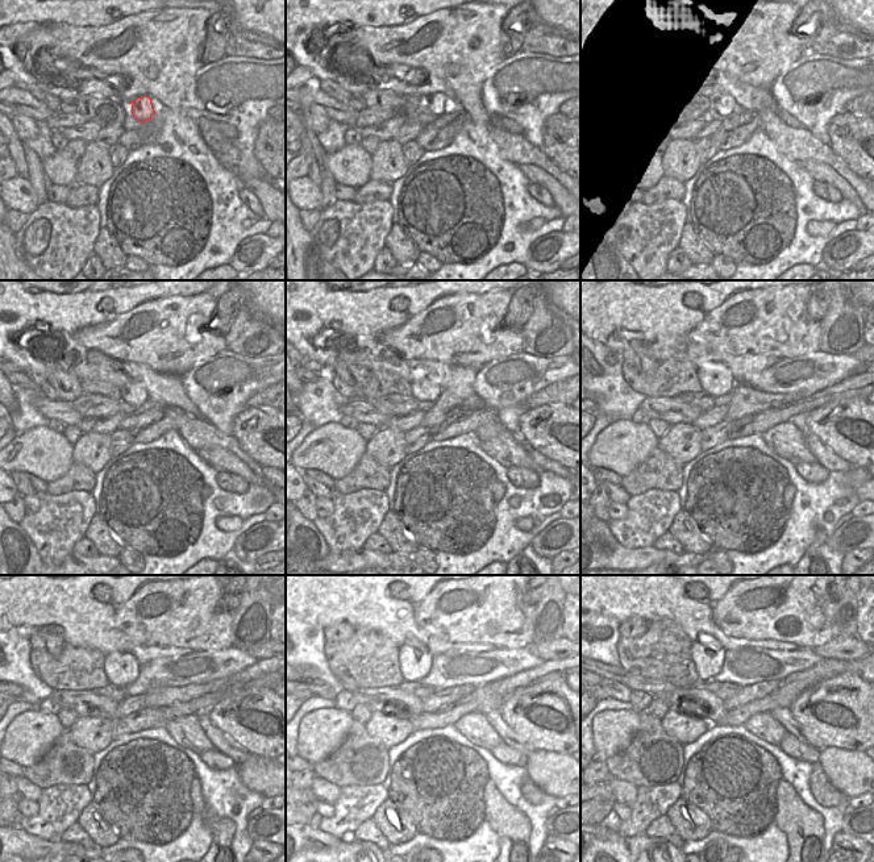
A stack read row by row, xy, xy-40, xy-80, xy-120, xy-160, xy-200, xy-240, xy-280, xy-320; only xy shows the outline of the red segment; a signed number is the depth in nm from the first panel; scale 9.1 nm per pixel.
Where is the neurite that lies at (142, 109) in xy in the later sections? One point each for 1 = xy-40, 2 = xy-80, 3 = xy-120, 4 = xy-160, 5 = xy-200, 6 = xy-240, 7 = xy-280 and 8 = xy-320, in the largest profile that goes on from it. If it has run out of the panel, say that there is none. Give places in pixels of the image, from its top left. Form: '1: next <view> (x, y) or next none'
1: next xy-40 (435, 104)
2: next xy-80 (725, 104)
3: next xy-120 (134, 394)
4: next xy-160 (424, 390)
5: next xy-200 (715, 378)
6: next xy-240 (121, 669)
7: next xy-280 (415, 659)
8: next xy-320 (707, 653)

